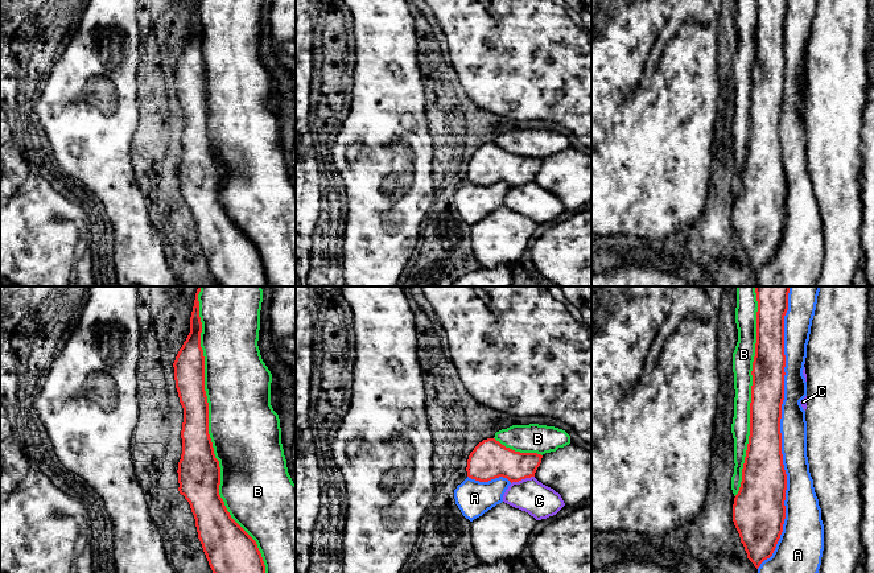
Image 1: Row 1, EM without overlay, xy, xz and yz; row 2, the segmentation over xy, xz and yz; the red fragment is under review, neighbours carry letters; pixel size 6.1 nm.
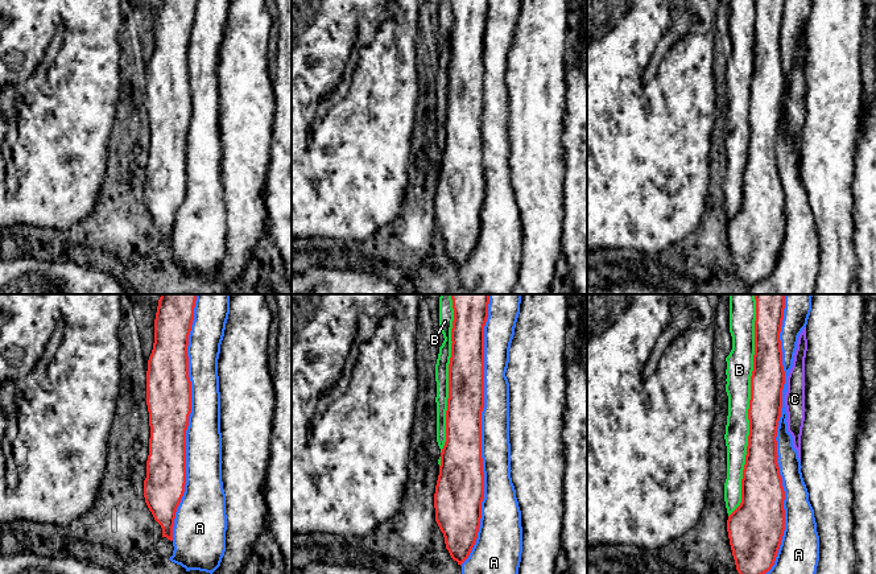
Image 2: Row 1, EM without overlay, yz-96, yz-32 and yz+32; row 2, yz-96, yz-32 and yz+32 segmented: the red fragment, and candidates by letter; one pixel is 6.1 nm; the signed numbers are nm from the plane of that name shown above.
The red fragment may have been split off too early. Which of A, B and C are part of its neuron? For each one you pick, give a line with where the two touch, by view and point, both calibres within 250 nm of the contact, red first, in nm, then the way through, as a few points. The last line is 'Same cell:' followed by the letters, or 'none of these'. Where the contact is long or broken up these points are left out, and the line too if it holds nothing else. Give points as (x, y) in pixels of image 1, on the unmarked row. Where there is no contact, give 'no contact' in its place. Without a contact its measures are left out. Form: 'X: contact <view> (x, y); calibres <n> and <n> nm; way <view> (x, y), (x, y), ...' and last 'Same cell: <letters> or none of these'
Same cell: none of these

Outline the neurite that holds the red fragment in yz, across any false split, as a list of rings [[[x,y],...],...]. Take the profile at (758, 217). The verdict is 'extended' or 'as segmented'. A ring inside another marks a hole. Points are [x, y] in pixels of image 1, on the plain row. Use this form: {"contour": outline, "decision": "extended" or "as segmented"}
{"contour": [[[756,0],[756,48],[753,66],[750,140],[742,173],[742,186],[733,209],[733,226],[747,263],[758,273],[770,263],[783,236],[787,178],[782,158],[782,108],[784,104],[784,20],[788,0]]], "decision": "as segmented"}

